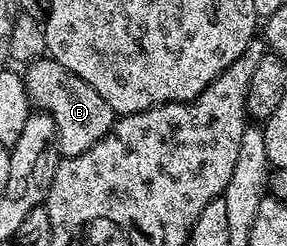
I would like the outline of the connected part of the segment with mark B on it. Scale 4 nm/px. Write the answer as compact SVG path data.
M46 55L38 61L28 62L24 70L26 93L40 112L49 113L57 128L57 145L65 157L74 157L99 143L113 127L115 114L93 87L83 83L79 75Z

